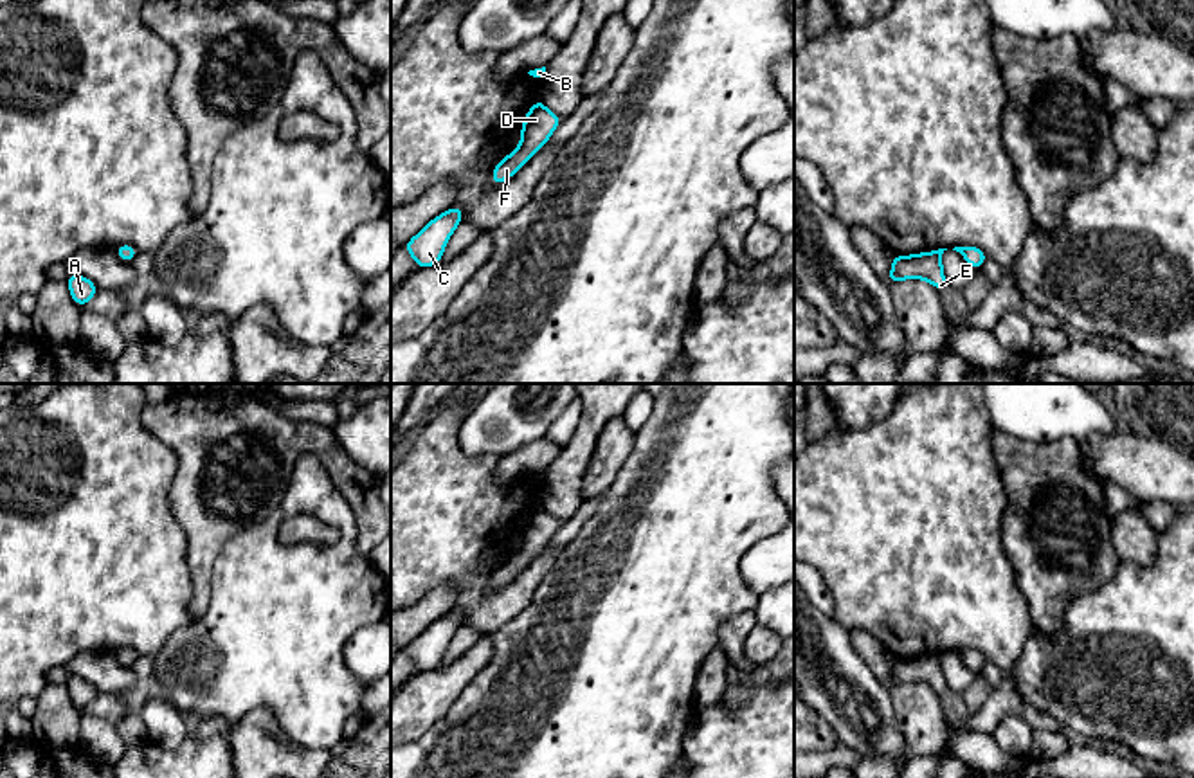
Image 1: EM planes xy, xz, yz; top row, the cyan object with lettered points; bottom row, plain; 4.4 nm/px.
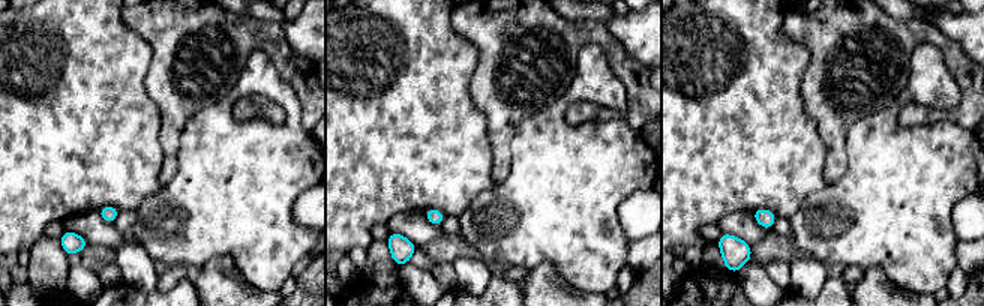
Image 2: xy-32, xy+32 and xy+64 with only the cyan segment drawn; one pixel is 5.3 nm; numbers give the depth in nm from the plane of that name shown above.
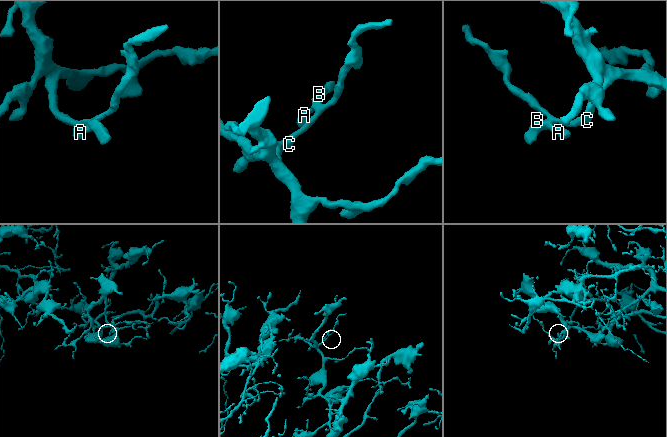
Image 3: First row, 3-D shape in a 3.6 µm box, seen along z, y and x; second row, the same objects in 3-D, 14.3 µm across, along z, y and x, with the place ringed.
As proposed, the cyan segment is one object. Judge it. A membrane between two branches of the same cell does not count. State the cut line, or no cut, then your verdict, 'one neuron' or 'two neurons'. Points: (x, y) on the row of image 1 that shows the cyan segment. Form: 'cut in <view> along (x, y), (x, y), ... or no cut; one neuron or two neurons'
no cut; one neuron

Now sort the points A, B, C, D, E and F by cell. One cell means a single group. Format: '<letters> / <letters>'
A B C D E F

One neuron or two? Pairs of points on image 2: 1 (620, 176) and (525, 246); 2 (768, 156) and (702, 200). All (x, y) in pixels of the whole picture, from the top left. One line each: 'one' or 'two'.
1: one
2: one

